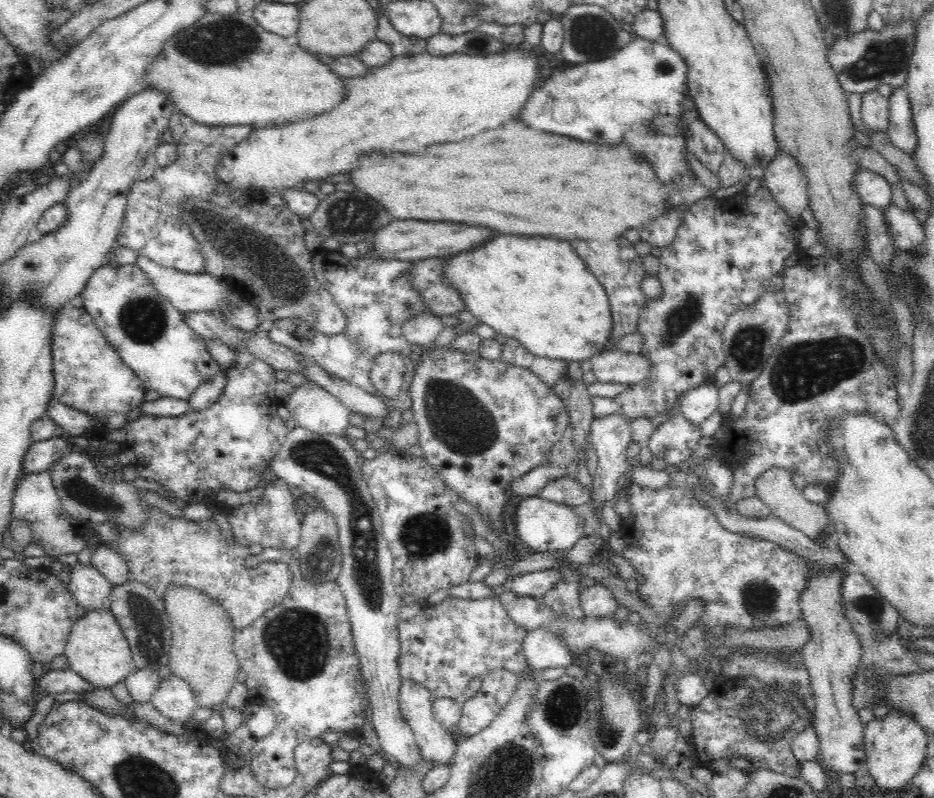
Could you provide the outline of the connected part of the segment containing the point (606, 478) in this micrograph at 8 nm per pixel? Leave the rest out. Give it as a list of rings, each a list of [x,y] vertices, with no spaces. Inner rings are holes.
[[[610,414],[606,418],[595,418],[591,423],[591,430],[589,432],[588,444],[591,444],[596,450],[598,456],[598,465],[593,478],[594,491],[594,506],[598,514],[602,511],[606,502],[614,500],[614,496],[618,490],[618,478],[628,471],[628,459],[626,457],[626,450],[628,444],[633,441],[631,437],[631,420],[628,420],[621,414]]]

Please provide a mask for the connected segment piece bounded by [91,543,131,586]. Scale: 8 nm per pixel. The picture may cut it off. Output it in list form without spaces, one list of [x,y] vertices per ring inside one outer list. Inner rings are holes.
[[[105,543],[94,549],[91,554],[91,563],[112,586],[118,586],[131,578],[124,558]]]

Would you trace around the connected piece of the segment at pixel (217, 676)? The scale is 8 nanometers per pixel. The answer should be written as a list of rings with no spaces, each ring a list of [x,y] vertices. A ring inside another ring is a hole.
[[[168,586],[162,600],[172,629],[170,670],[191,686],[198,708],[218,708],[236,684],[240,669],[233,651],[235,629],[228,613],[210,597],[189,586]]]

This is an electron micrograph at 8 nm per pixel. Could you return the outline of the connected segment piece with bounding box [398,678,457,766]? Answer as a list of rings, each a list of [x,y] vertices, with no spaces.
[[[402,678],[400,696],[398,696],[398,701],[400,701],[401,705],[401,714],[410,726],[410,729],[413,730],[415,742],[420,748],[422,761],[434,764],[434,766],[438,764],[450,765],[457,752],[456,740],[454,740],[452,732],[444,729],[434,719],[432,711],[433,699],[430,691],[425,686]]]

